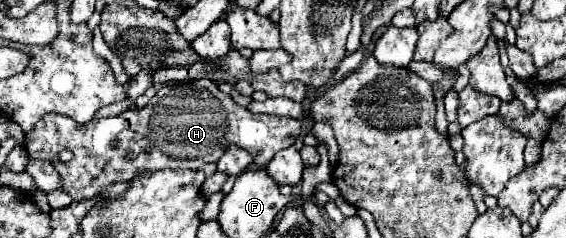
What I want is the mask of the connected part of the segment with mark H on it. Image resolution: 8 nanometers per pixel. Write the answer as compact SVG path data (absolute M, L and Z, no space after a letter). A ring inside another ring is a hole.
M201 78L201 80L191 80L191 82L185 82L185 84L165 84L165 86L161 86L161 88L157 90L157 94L149 100L149 104L147 104L145 108L125 110L121 116L113 116L113 118L91 120L91 122L85 124L85 126L73 122L69 116L61 116L61 114L45 114L45 118L41 118L41 122L37 122L37 126L35 126L31 132L25 134L23 146L31 159L39 158L50 159L53 161L54 167L57 169L57 172L59 172L59 176L61 176L61 186L65 188L65 192L67 192L73 200L87 200L87 198L99 196L109 184L115 184L115 182L129 182L135 174L151 174L151 172L155 172L155 170L167 170L167 168L171 168L171 170L183 170L183 168L187 168L187 170L203 170L203 166L205 166L207 162L217 162L217 160L227 152L227 148L229 148L231 144L235 144L237 148L245 148L245 150L253 156L253 162L255 162L255 164L267 166L269 160L271 160L279 150L289 148L289 146L295 142L295 138L297 138L299 134L301 134L301 124L299 124L299 120L287 118L287 116L253 114L253 112L249 112L247 108L239 106L229 94L223 94L223 92L215 86L215 82L211 82L211 80L207 80L207 78ZM63 150L73 152L73 160L69 160L69 162L59 162L58 155L59 152L63 152Z

